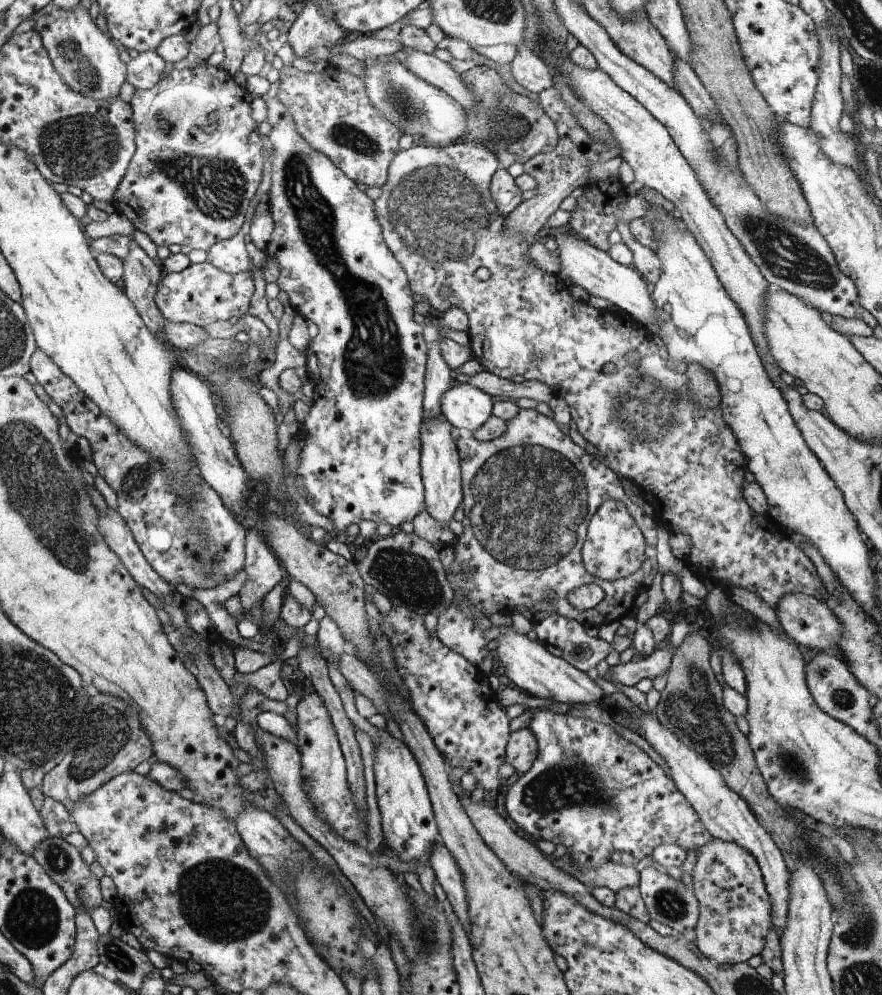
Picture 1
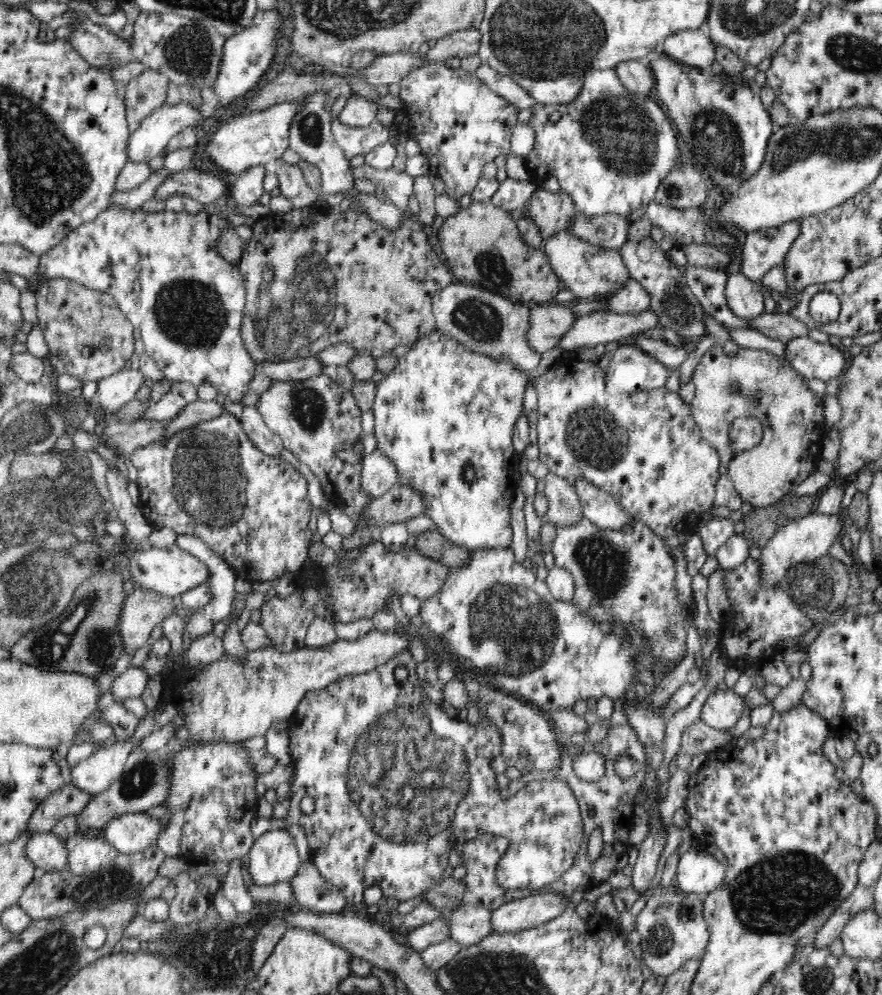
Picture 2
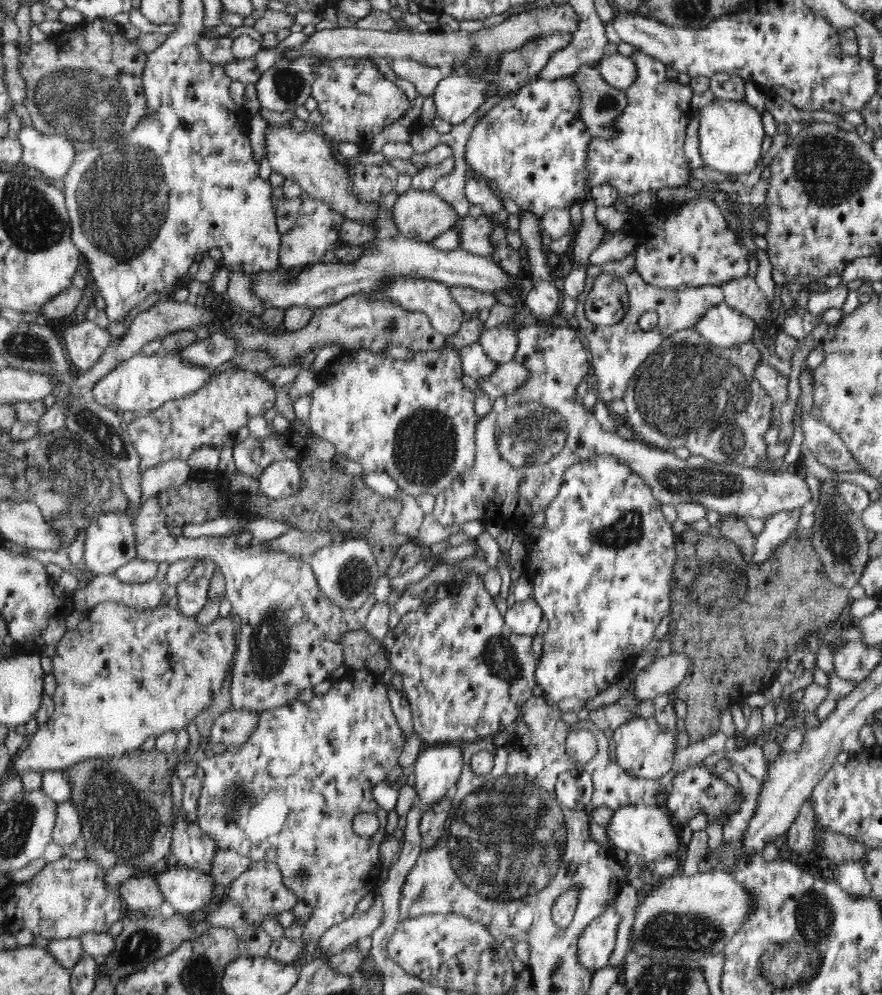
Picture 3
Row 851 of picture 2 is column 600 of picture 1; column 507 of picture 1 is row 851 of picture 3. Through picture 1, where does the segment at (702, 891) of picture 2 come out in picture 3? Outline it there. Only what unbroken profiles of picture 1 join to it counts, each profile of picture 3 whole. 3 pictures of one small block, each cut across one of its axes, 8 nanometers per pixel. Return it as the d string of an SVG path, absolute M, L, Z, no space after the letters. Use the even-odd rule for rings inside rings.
M624 805L617 811L614 811L613 816L606 827L606 834L608 840L610 840L613 849L622 848L626 852L634 852L638 857L641 857L644 861L656 862L662 860L667 856L675 856L678 850L678 837L676 837L676 831L672 826L670 816L666 814L666 809L661 806L652 805Z

